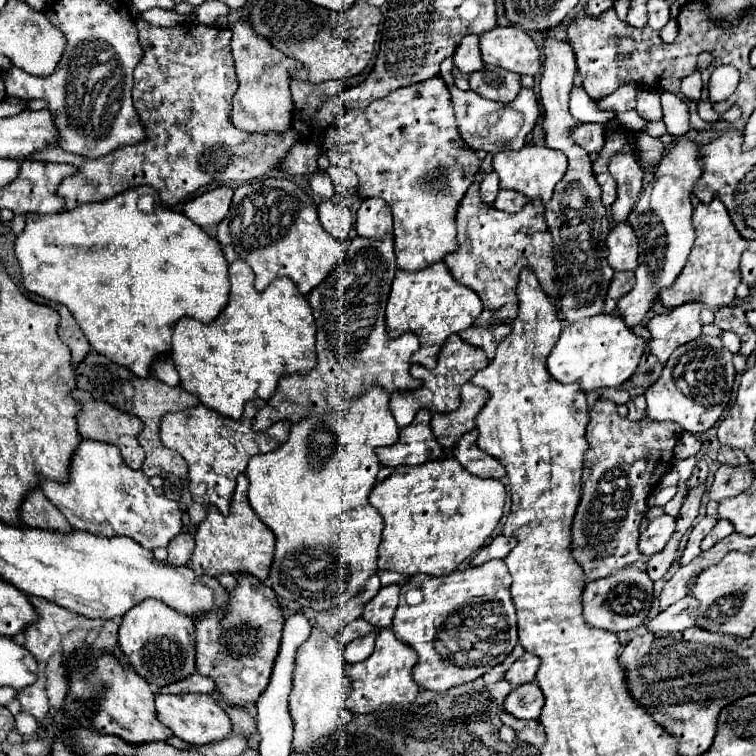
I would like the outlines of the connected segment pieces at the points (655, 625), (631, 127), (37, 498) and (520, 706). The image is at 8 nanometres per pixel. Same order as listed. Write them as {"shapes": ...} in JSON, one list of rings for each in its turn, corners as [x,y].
{"shapes":[[[[684,597],[676,601],[672,607],[664,609],[660,615],[656,615],[646,629],[650,633],[676,633],[676,631],[686,631],[696,625],[696,615],[700,609],[700,601],[696,597]]],[[[632,109],[632,111],[626,111],[626,113],[620,113],[620,123],[628,129],[628,131],[644,131],[646,129],[646,121]]],[[[36,487],[28,493],[24,503],[20,505],[20,519],[26,525],[42,527],[42,529],[56,529],[56,531],[70,531],[66,517],[44,497],[44,493]]],[[[532,681],[532,683],[516,687],[506,697],[504,707],[508,713],[512,713],[518,719],[538,719],[542,707],[544,707],[544,695],[542,695],[540,687]]]]}

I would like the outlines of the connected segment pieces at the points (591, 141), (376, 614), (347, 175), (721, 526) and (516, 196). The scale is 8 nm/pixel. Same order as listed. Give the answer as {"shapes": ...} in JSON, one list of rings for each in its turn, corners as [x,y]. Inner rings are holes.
{"shapes":[[[[580,123],[572,131],[572,141],[588,153],[598,153],[604,145],[604,129],[598,123]]],[[[392,583],[386,585],[378,591],[378,595],[366,603],[362,617],[366,621],[370,621],[376,627],[390,627],[392,625],[392,617],[398,605],[398,593],[400,593],[400,585]]],[[[330,167],[328,169],[328,175],[334,183],[334,189],[336,189],[336,195],[340,197],[352,197],[356,195],[358,191],[358,177],[356,173],[352,173],[350,169],[344,169],[344,167]]],[[[720,519],[720,521],[712,527],[712,531],[704,537],[704,541],[702,541],[702,551],[708,551],[714,543],[718,543],[718,541],[724,539],[724,537],[728,537],[732,531],[734,531],[734,529],[732,529],[732,523]]],[[[500,191],[500,193],[496,195],[494,207],[500,209],[500,211],[514,213],[514,211],[520,211],[526,203],[528,203],[528,199],[526,199],[522,193],[516,193],[516,191]]]]}

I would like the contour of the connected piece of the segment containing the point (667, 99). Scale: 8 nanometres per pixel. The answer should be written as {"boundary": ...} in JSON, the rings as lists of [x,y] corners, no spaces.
{"boundary":[[[660,91],[662,109],[664,109],[664,123],[667,133],[680,137],[690,129],[690,112],[688,105],[674,93]]]}

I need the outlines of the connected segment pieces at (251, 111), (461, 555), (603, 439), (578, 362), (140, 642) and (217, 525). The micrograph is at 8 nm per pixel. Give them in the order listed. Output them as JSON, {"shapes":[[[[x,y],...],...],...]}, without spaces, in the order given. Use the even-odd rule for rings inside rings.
{"shapes":[[[[240,19],[232,27],[232,55],[236,63],[236,75],[240,87],[232,99],[232,123],[248,133],[264,131],[286,131],[292,119],[292,101],[290,101],[290,69],[296,69],[300,63],[282,51],[278,51],[266,37],[256,33],[250,19]]],[[[454,457],[426,461],[422,465],[400,465],[390,477],[378,483],[370,493],[370,503],[384,517],[382,541],[378,547],[378,569],[398,571],[402,575],[426,573],[440,577],[452,573],[466,557],[486,543],[504,513],[506,489],[498,479],[484,479],[468,473]]],[[[598,399],[594,407],[588,411],[590,423],[586,427],[586,441],[590,449],[584,453],[584,475],[582,475],[582,497],[572,521],[572,543],[570,551],[574,561],[584,569],[584,579],[594,581],[608,577],[632,563],[642,555],[638,549],[638,523],[642,513],[646,511],[646,499],[658,485],[658,481],[672,469],[674,465],[674,447],[684,433],[682,425],[674,425],[672,421],[630,421],[620,417],[616,411],[616,403]]],[[[600,313],[562,329],[556,347],[548,357],[548,371],[560,383],[580,381],[580,387],[586,393],[602,387],[618,387],[632,377],[644,349],[646,341],[634,335],[622,317]]],[[[144,599],[132,607],[120,623],[118,643],[128,657],[130,665],[140,677],[144,677],[152,691],[158,693],[162,687],[182,681],[196,673],[196,641],[194,641],[194,619],[168,607],[158,599]]],[[[238,475],[236,493],[232,497],[230,513],[222,515],[214,505],[206,507],[206,517],[196,531],[196,547],[190,559],[190,567],[198,575],[220,575],[220,573],[240,573],[246,571],[258,579],[266,579],[270,571],[270,563],[274,557],[274,533],[266,527],[260,517],[250,507],[246,497],[248,479],[246,475]]]]}

